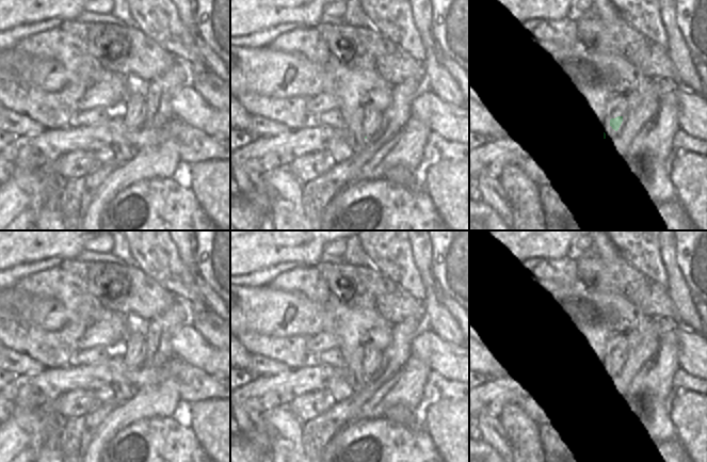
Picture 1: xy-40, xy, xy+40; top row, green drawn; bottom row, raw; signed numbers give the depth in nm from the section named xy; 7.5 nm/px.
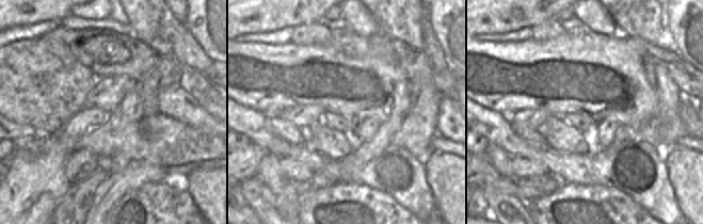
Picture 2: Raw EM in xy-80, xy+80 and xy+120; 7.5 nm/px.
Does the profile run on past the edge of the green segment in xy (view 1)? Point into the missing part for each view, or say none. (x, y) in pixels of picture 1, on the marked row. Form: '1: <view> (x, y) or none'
1: none

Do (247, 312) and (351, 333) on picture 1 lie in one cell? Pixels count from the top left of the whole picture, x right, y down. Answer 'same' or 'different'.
same

